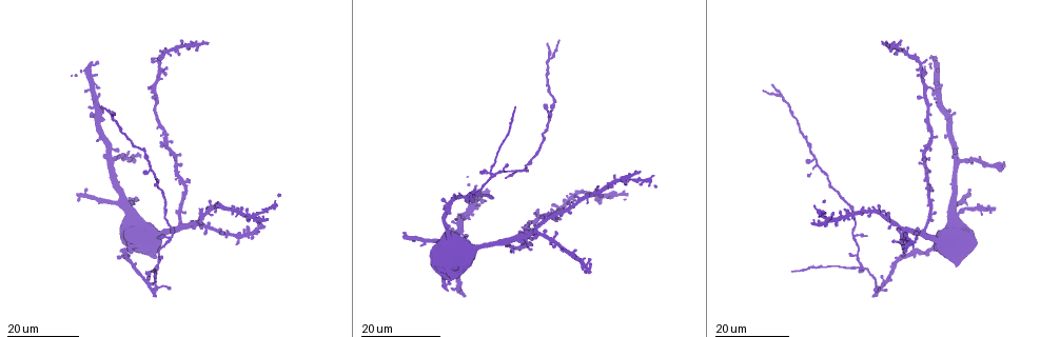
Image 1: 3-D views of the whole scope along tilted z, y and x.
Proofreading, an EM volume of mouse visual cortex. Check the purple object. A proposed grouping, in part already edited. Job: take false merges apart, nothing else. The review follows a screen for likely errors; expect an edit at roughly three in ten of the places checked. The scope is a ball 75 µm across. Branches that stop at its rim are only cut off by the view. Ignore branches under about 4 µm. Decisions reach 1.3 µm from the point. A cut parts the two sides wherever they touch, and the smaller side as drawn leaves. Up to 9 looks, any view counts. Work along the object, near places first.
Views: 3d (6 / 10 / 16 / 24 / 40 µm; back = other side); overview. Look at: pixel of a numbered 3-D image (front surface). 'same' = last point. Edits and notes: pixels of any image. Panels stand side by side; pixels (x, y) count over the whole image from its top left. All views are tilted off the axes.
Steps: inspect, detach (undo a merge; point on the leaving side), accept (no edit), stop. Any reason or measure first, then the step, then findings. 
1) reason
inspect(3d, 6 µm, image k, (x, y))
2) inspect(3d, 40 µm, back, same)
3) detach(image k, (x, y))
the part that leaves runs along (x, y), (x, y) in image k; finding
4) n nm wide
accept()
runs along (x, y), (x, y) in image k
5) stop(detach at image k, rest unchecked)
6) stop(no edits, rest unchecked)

three arms meet
inspect(3d, 24 µm, image 1, (488, 174))

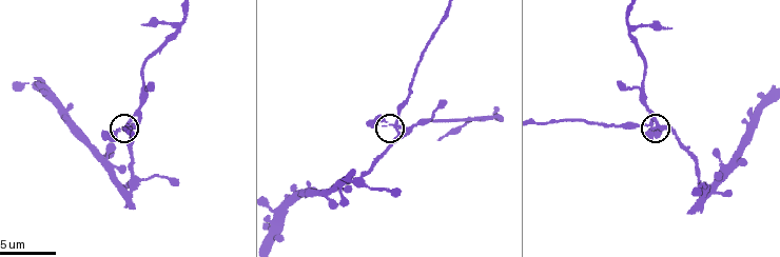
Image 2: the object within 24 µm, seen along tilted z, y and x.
inspect(3d, 6 µm, image 2, (651, 122))

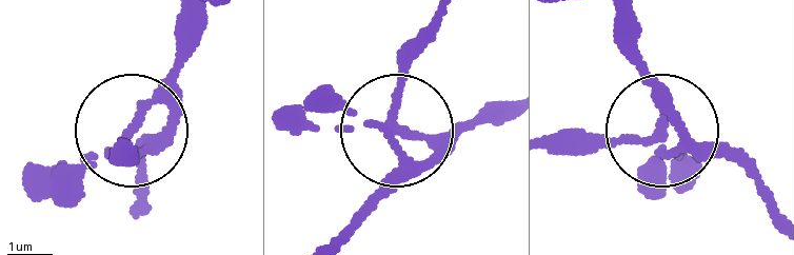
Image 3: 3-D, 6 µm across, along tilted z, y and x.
3 arms
detach(image 3, (115, 149))
the part that leaves runs along (656, 125), (635, 143), (549, 143) in image 3; two cells meet here

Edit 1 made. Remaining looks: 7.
three arms meet
inspect(3d, 10 µm, image 2, (633, 28))

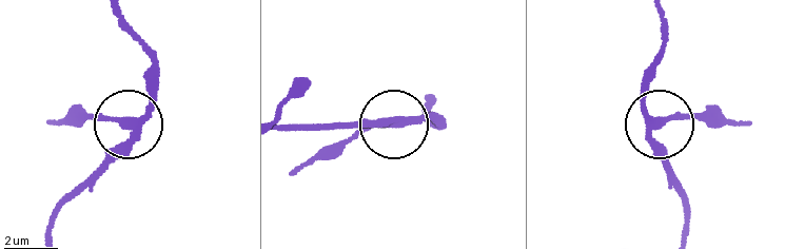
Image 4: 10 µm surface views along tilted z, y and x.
inspect(3d, 6 µm, image 4, (657, 123))

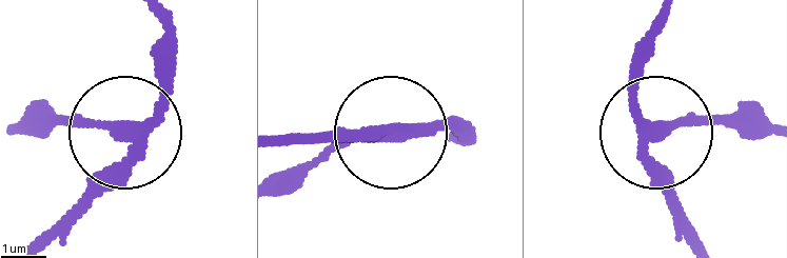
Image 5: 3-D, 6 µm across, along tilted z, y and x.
230 nm wide
detach(image 5, (84, 120))
a second cell is stuck on

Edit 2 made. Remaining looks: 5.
see it whole again
inspect(overview)

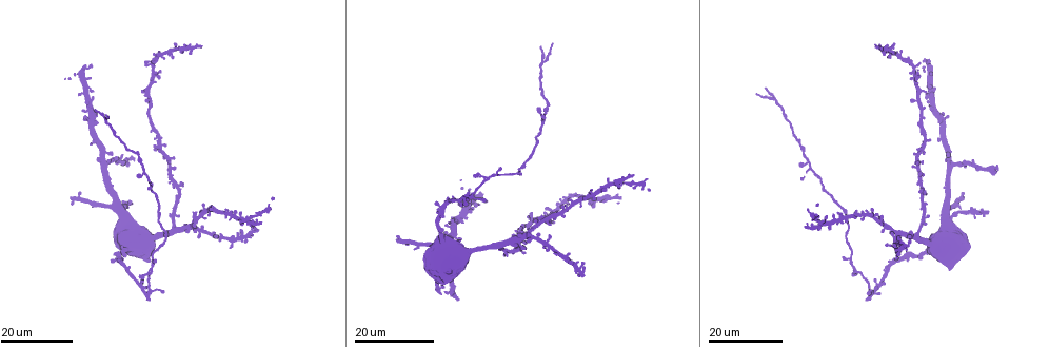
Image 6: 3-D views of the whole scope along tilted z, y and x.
four or more arms meet
inspect(3d, 24 µm, image 6, (819, 224))

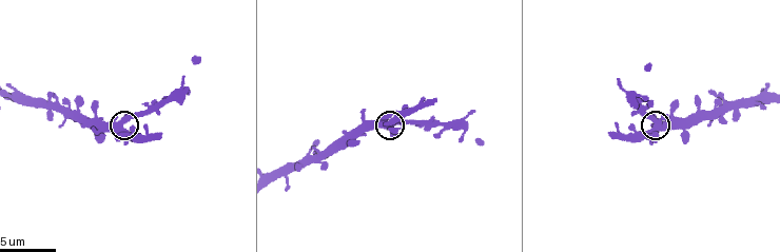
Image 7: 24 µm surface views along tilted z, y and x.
inspect(3d, 10 µm, image 7, (121, 125))

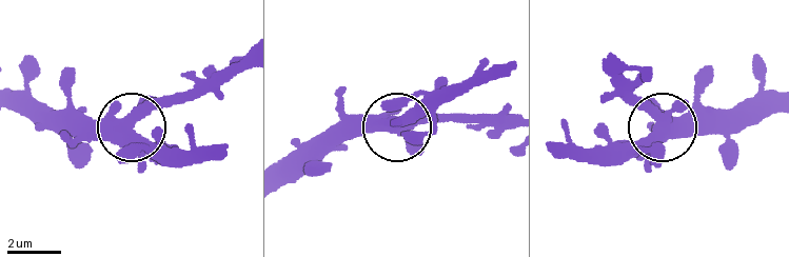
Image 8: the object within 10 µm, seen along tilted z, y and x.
470 nm wide
accept()
runs along (283, 185), (350, 138), (394, 129), (430, 98) in image 8; continuous, no second cell

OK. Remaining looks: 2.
two arms in line, one across
inspect(3d, 24 µm, image 6, (774, 98))

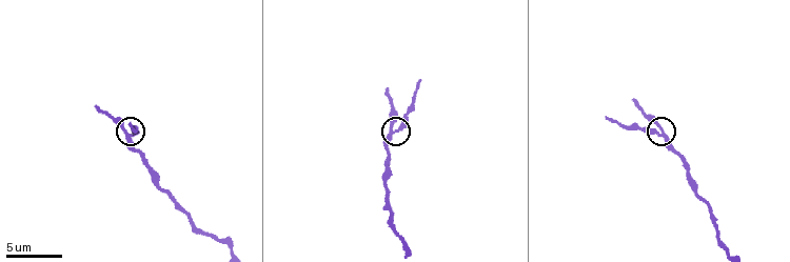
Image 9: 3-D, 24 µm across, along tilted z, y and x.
inspect(3d, 10 µm, image 9, (125, 133))

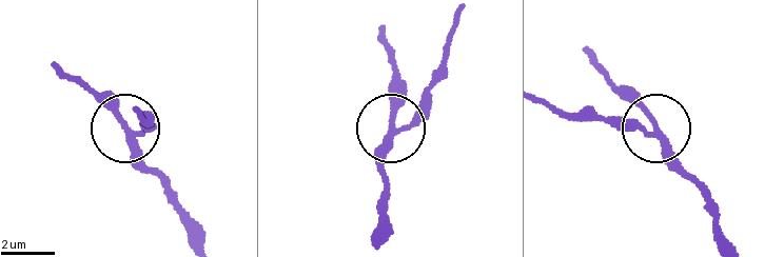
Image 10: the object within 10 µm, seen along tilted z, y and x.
side arm 5 µm; 3 arms
accept()
one cell here

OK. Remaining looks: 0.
stop(detach at image 3, detach at image 5, rest unchecked)

